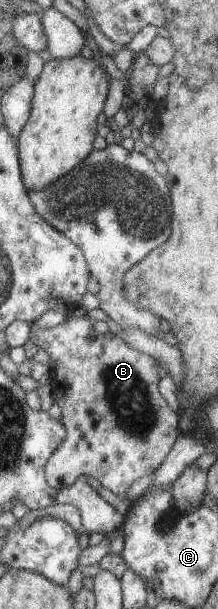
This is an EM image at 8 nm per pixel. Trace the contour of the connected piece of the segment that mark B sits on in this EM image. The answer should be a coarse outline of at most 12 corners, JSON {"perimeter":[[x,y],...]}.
{"perimeter":[[85,315],[29,339],[50,358],[55,491],[119,499],[175,445],[160,365]]}

